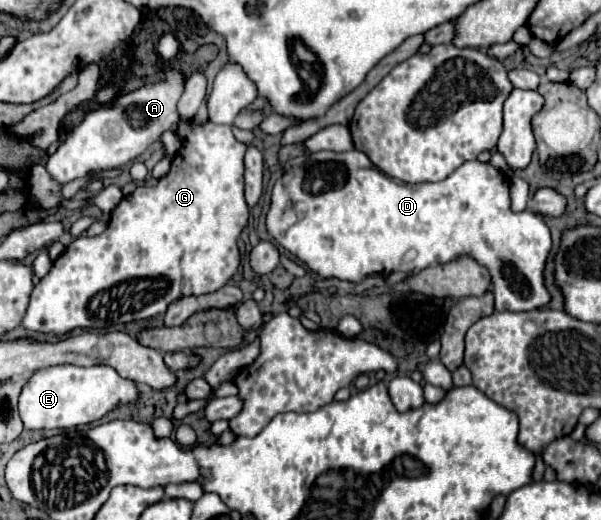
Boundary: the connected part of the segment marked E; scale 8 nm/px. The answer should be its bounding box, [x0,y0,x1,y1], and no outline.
[19,366,137,430]

